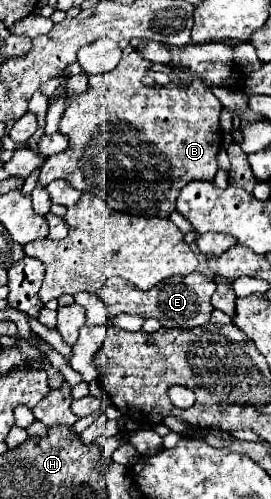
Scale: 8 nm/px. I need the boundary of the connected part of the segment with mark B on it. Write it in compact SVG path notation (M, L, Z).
M138 53L124 57L118 67L106 75L92 75L88 89L82 95L70 95L60 119L60 133L70 139L70 147L50 157L40 171L38 185L46 187L54 179L66 179L78 191L86 191L104 199L112 209L132 215L168 217L176 209L180 189L190 181L214 181L218 165L216 153L222 147L220 113L222 105L212 91L192 73L186 73L186 85L156 85L144 87L142 75L152 63Z

